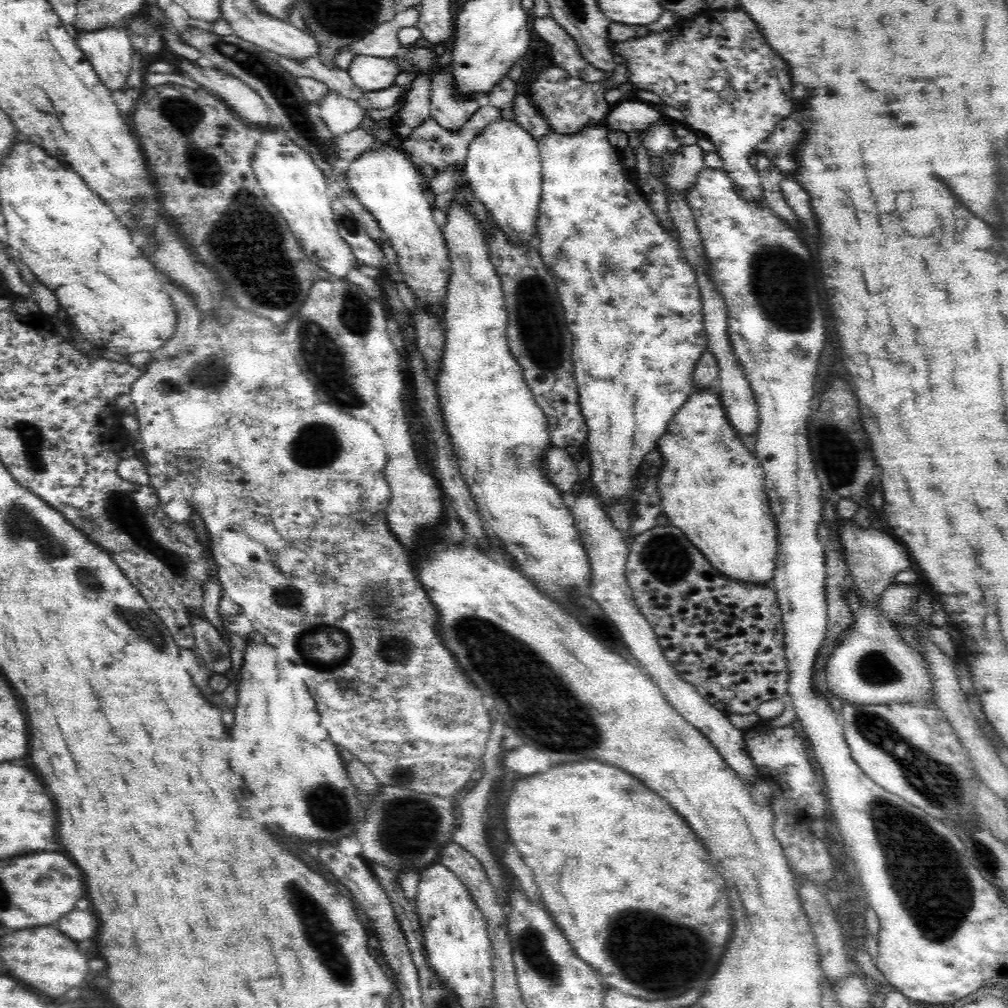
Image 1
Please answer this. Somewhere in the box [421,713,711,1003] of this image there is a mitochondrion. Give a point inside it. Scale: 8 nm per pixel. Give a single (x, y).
(623, 943)

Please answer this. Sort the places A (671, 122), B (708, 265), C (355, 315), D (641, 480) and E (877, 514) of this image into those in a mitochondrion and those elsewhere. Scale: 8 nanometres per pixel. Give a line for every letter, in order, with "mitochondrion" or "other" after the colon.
A: other
B: other
C: mitochondrion
D: other
E: other

